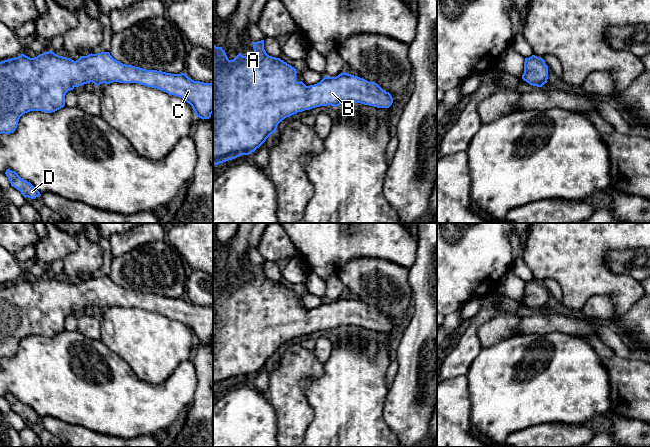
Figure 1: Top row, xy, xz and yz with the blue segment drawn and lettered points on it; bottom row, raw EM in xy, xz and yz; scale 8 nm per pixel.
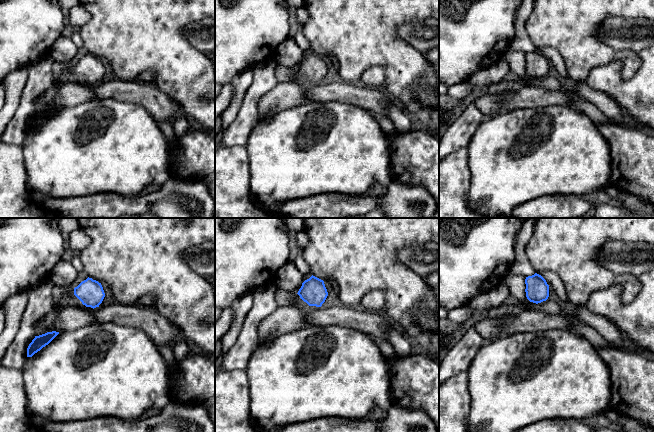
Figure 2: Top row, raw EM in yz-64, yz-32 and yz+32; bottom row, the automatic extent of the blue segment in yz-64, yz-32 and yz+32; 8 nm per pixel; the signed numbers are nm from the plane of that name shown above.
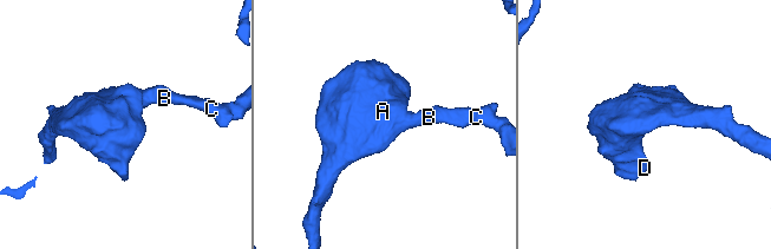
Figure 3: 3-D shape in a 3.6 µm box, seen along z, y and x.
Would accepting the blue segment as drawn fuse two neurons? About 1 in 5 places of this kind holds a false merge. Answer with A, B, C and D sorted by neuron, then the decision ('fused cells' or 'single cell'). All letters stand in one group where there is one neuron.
A B C D; single cell

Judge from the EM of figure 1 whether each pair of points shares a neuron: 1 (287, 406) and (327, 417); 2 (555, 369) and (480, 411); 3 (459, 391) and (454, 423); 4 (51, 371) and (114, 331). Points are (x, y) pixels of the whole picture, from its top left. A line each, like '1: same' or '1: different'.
1: different
2: same
3: same
4: different

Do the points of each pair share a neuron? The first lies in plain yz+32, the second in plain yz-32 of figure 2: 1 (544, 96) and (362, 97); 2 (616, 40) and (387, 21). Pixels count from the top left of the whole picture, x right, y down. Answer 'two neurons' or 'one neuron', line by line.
1: one neuron
2: two neurons

